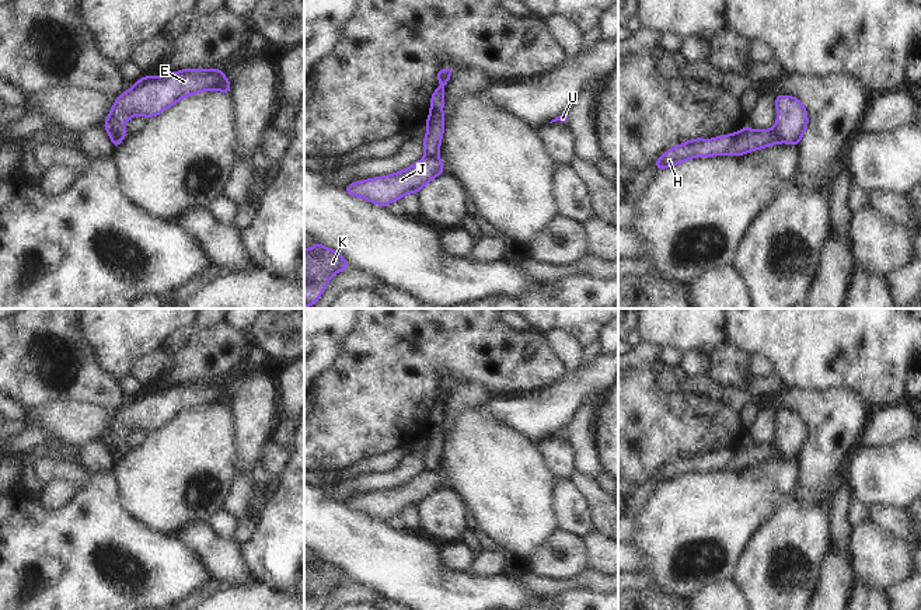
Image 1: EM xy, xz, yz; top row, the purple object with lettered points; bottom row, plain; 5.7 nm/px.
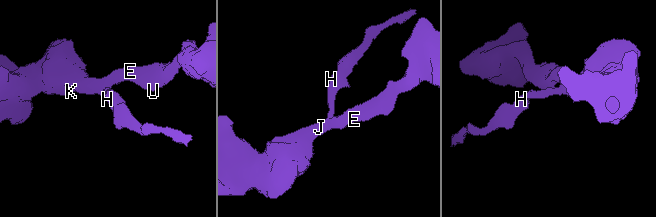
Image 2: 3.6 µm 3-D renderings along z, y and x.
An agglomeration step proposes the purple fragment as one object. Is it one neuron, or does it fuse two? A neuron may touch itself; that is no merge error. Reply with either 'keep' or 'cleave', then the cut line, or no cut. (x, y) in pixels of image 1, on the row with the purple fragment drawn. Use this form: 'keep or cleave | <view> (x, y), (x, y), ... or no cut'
cleave | yz (774, 128), (784, 142)

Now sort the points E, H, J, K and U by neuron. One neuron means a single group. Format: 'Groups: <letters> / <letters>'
Groups: E J K U / H

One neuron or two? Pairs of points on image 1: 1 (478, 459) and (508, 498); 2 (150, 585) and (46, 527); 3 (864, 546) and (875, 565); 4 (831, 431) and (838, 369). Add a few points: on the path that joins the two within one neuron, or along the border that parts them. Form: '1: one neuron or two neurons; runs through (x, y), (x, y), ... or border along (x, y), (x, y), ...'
1: one neuron; runs through (488, 469), (508, 488)
2: one neuron; runs through (125, 584), (104, 579), (72, 553)
3: one neuron; runs through (868, 550), (875, 557), (875, 561)
4: two neurons; border along (829, 389), (850, 389), (864, 405)

